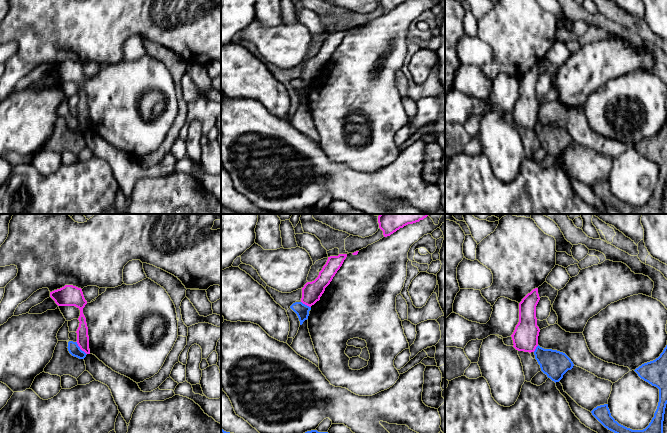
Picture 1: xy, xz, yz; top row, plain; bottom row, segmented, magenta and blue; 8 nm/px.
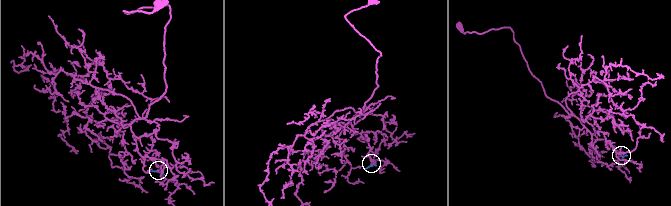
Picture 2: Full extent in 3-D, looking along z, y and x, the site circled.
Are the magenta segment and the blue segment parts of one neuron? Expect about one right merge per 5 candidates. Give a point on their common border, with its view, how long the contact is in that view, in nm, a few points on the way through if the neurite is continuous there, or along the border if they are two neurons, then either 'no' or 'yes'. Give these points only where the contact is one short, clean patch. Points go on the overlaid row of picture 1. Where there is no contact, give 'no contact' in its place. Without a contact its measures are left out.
meets magenta in xy at (80, 348); contact 140 nm long; border along xy (76, 341), (77, 345), (86, 354); no

